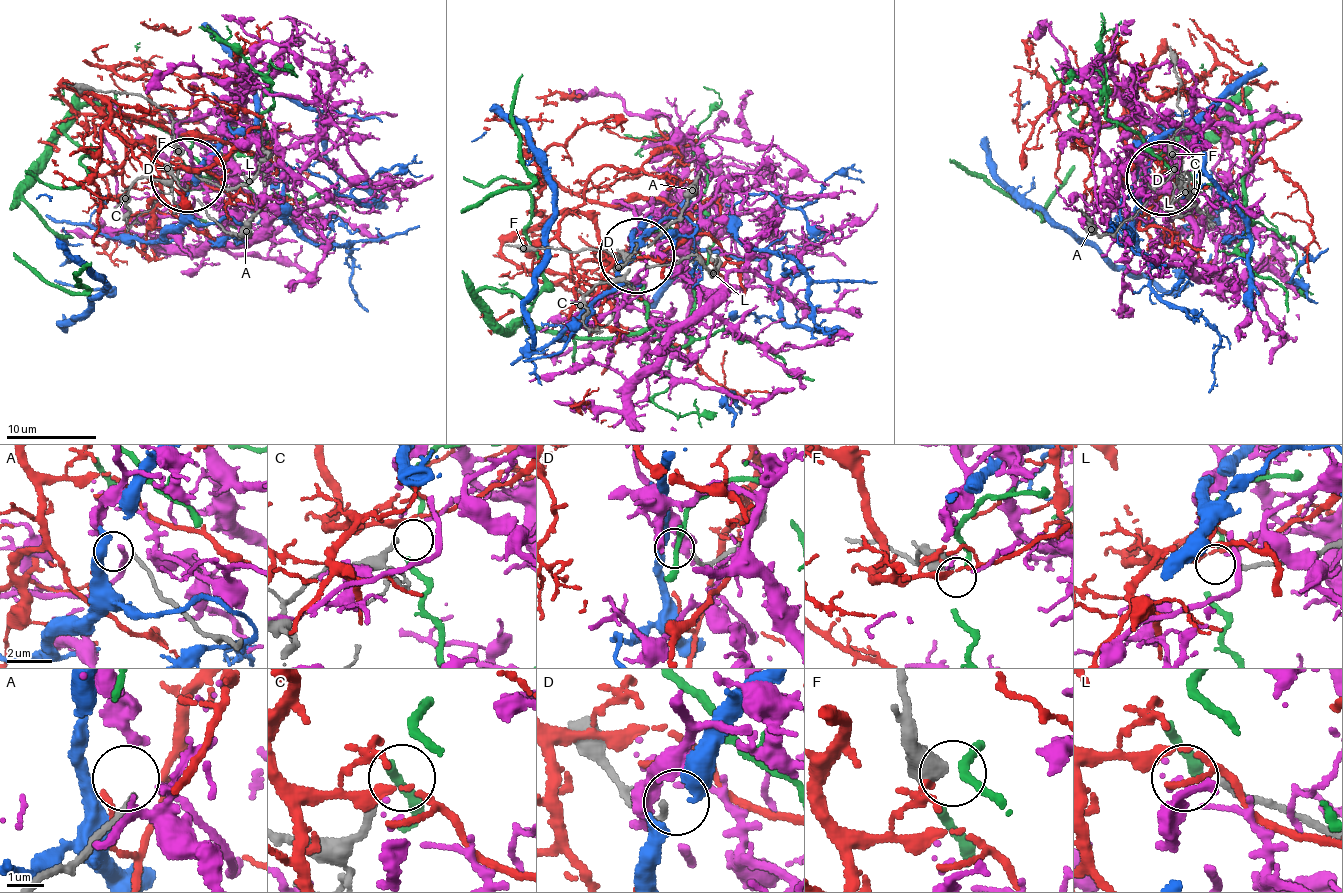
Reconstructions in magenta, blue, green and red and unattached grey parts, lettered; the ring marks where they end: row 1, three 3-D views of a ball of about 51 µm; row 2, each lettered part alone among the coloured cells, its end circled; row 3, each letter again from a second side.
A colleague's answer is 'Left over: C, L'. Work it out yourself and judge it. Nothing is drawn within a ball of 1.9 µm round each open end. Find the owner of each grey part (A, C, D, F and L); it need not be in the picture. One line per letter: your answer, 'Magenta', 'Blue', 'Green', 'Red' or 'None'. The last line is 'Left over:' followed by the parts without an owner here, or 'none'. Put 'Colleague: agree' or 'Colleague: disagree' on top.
Colleague: agree
A: Magenta
C: None
D: Blue
F: Green
L: None
Left over: C, L

